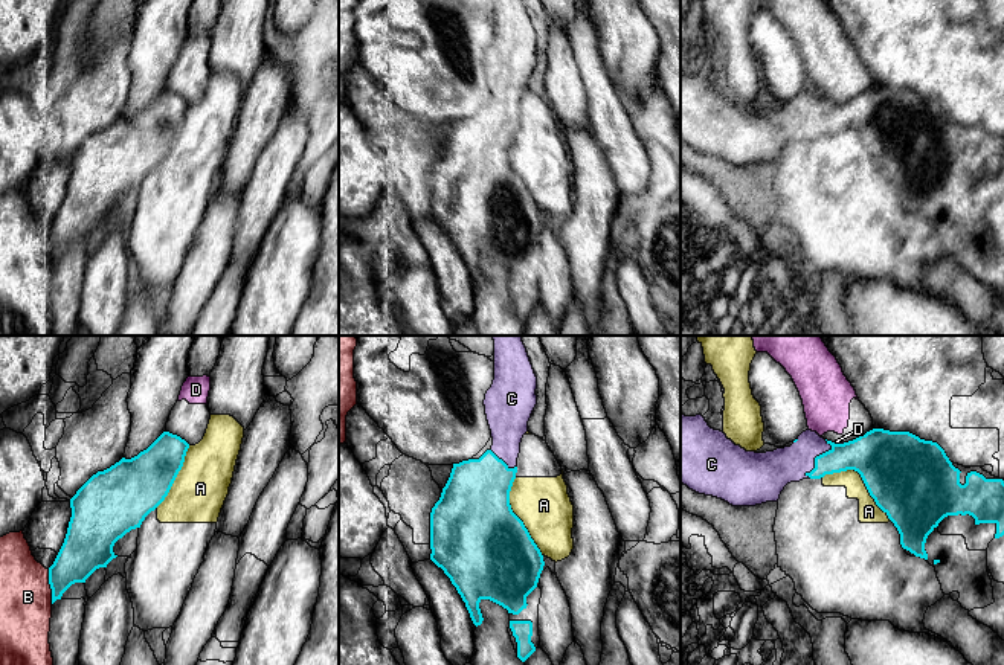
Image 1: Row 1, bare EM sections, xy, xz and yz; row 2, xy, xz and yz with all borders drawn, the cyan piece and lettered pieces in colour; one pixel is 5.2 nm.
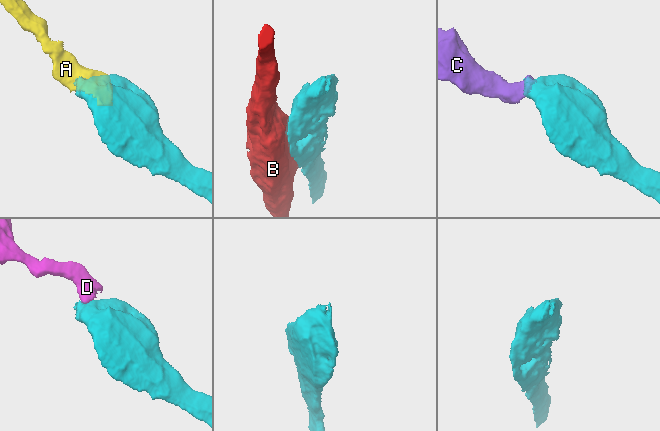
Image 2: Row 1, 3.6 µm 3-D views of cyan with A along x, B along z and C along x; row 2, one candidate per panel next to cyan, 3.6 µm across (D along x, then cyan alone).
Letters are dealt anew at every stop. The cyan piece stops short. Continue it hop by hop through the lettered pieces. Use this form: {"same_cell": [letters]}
{"same_cell": ["C"]}

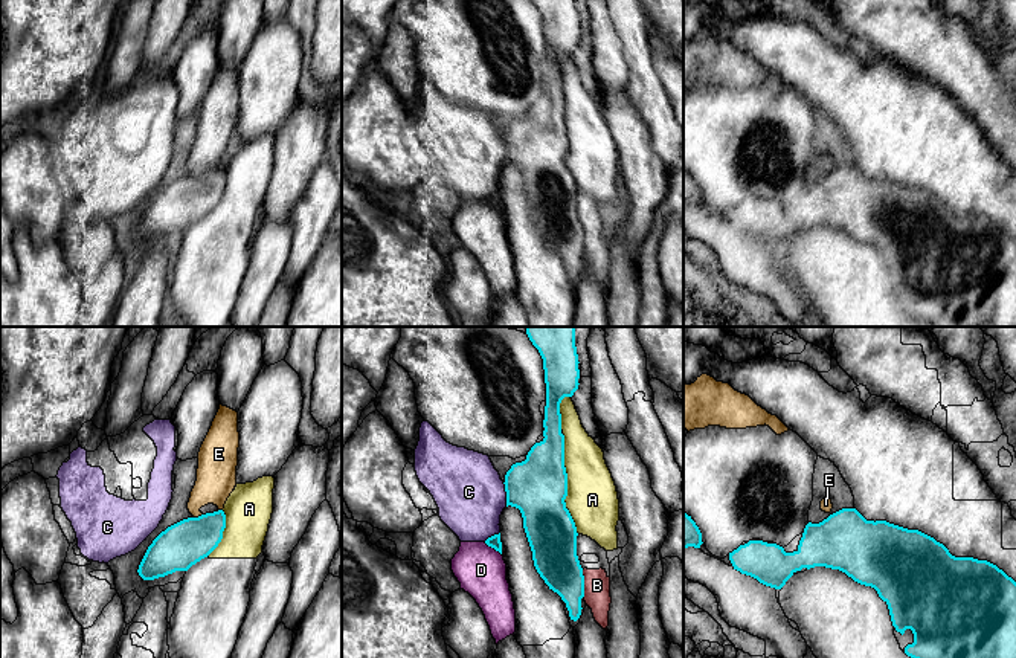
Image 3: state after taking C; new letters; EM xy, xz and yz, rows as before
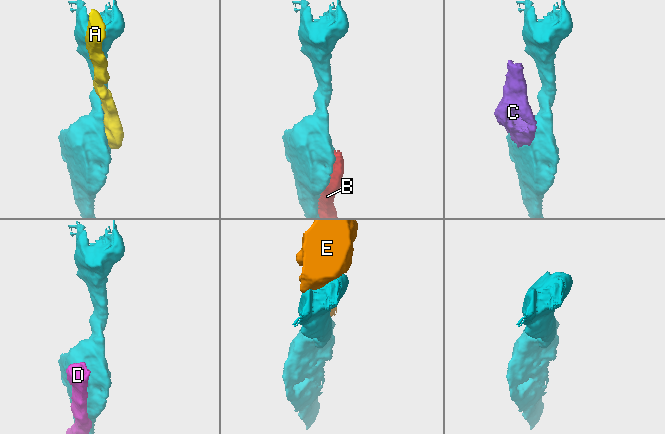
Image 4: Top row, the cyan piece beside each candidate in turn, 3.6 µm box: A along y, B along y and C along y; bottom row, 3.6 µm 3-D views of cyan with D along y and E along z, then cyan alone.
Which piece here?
{"same_cell": []}

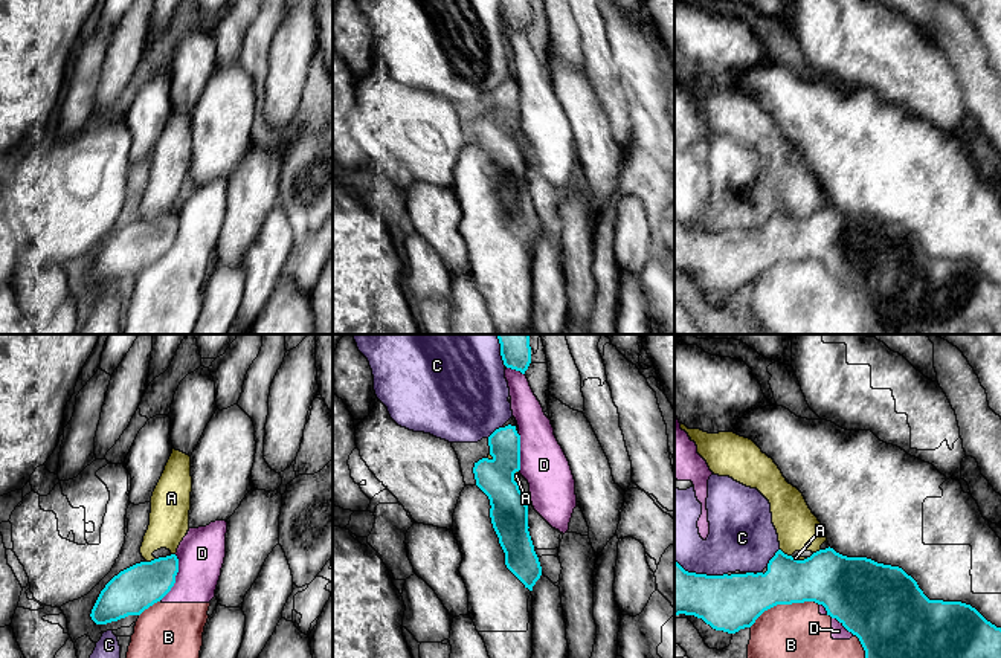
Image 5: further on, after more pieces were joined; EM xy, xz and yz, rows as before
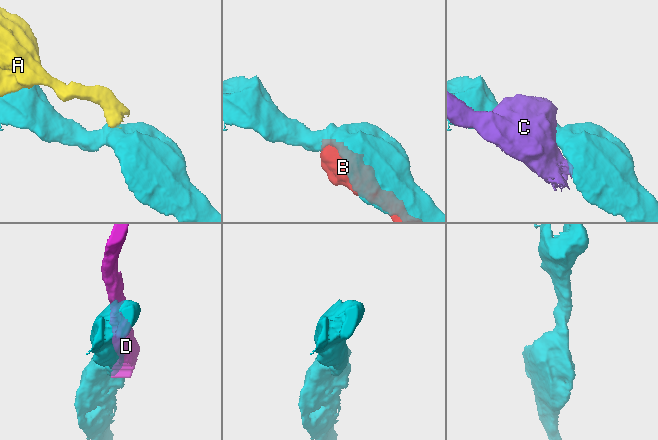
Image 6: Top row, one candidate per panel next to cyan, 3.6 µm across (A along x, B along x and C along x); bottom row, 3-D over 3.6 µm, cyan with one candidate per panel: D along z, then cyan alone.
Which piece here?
{"same_cell": []}

